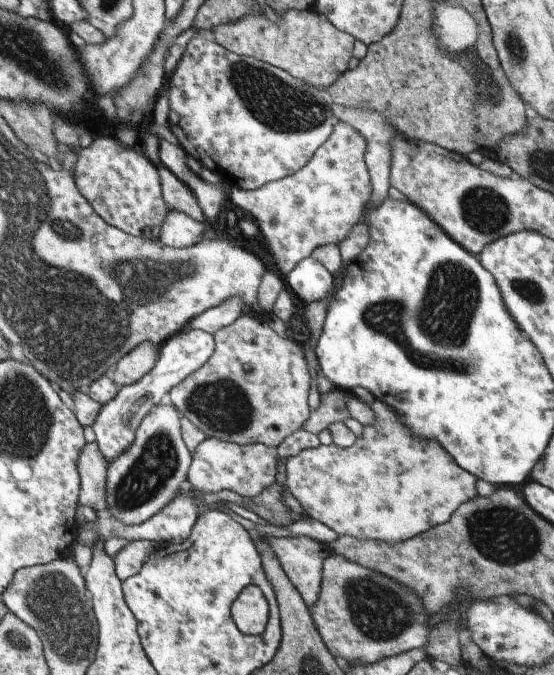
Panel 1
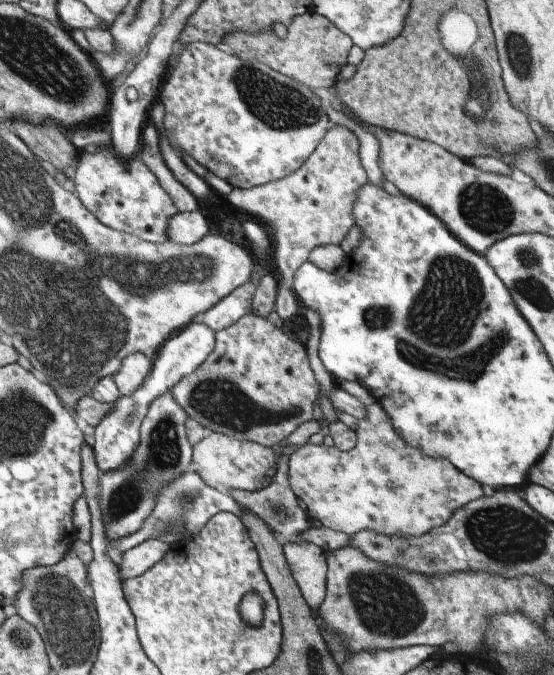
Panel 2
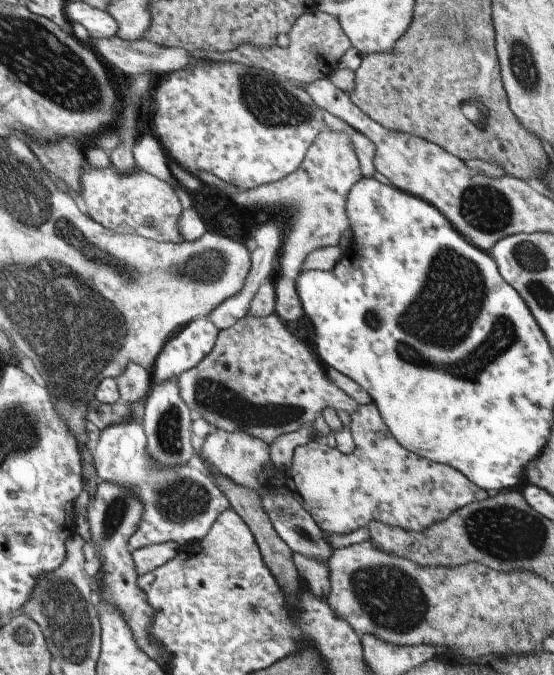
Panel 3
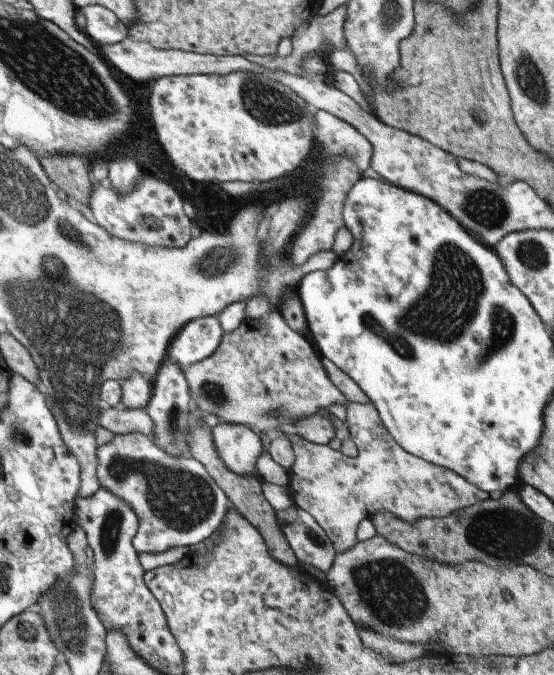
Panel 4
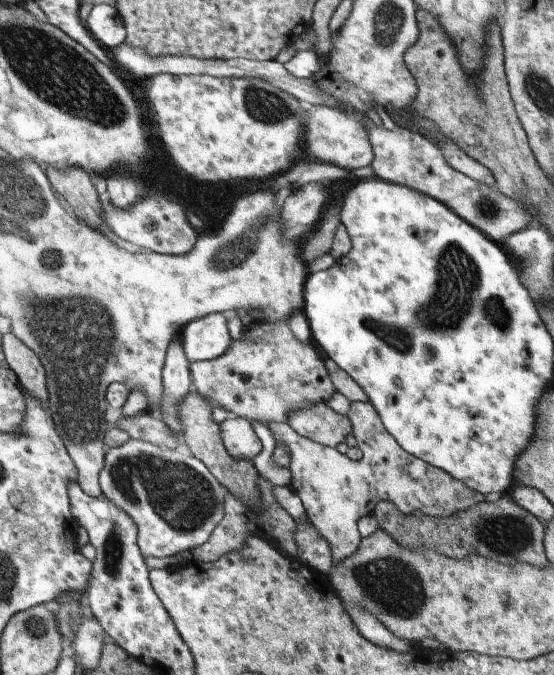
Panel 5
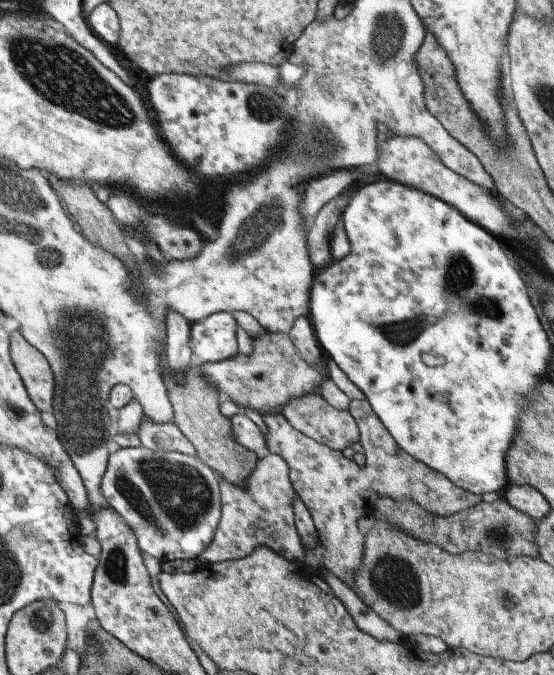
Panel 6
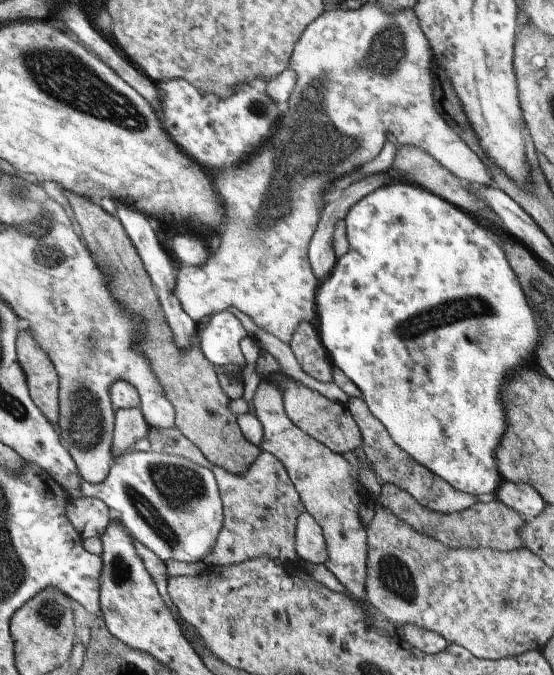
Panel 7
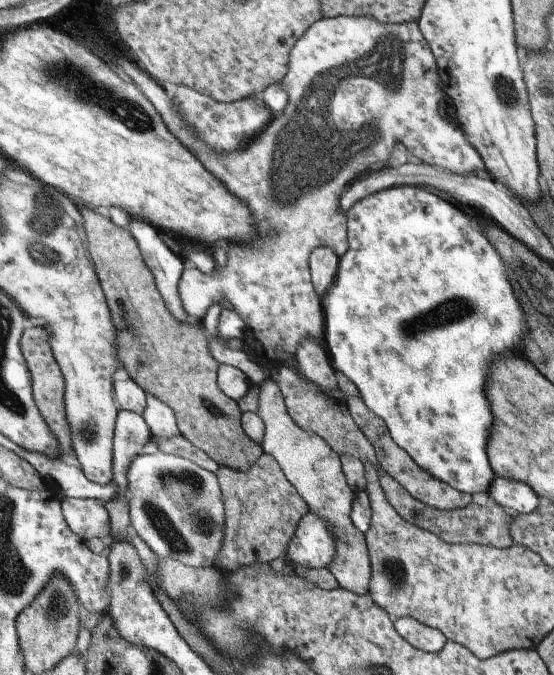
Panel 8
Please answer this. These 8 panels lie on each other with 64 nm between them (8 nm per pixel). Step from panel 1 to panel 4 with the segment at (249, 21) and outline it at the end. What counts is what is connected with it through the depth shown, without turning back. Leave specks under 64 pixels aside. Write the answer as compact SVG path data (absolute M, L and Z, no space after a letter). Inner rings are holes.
M347 3L341 4L327 14L327 16L317 16L313 15L309 18L309 22L303 22L299 28L295 28L295 32L291 35L291 53L289 56L275 56L273 53L271 56L253 56L253 54L245 54L246 59L249 62L255 62L267 70L283 70L287 74L295 74L297 76L303 76L303 70L301 70L301 62L307 54L315 54L319 56L322 60L326 61L329 54L325 52L325 48L329 46L332 51L345 49L345 38L343 38L342 31L342 21L345 18L345 12L347 12Z

